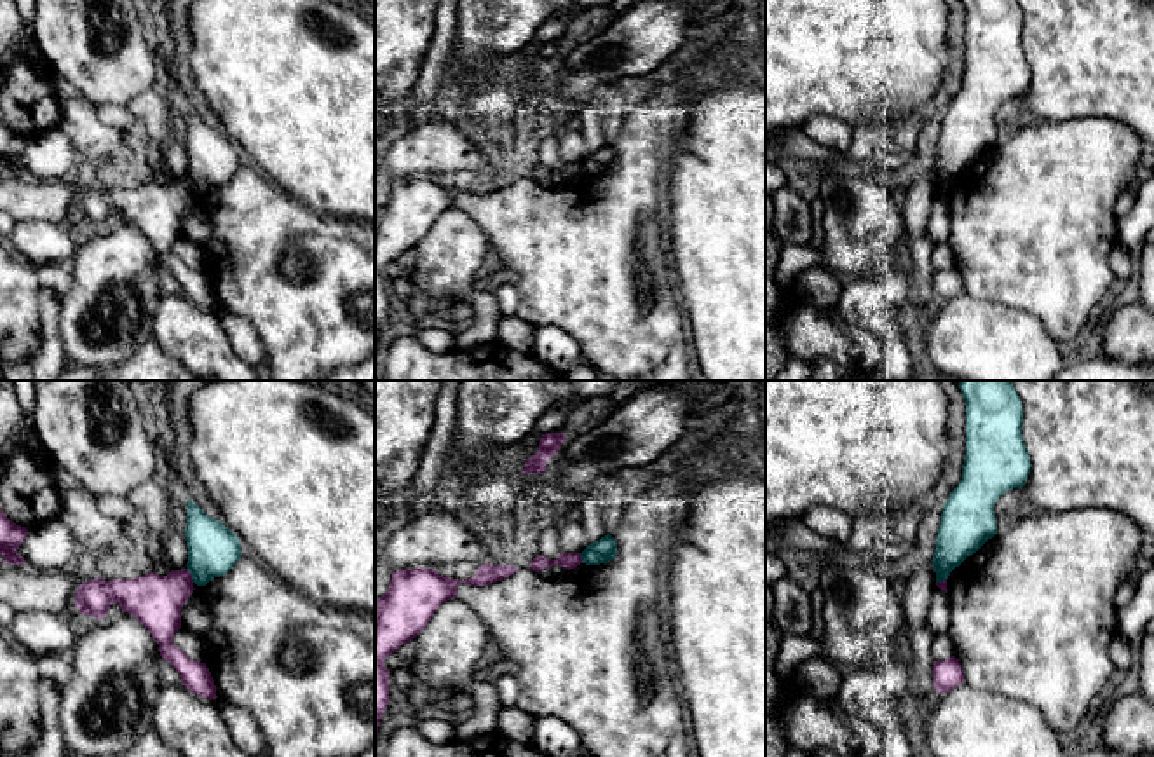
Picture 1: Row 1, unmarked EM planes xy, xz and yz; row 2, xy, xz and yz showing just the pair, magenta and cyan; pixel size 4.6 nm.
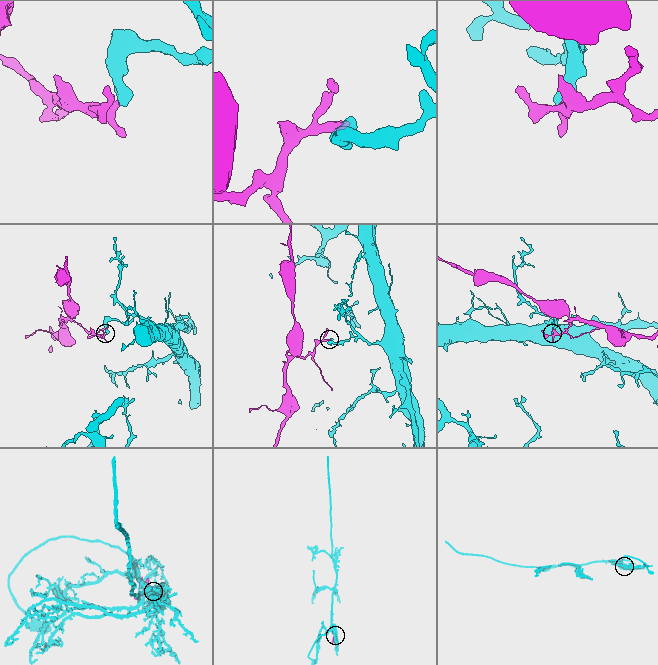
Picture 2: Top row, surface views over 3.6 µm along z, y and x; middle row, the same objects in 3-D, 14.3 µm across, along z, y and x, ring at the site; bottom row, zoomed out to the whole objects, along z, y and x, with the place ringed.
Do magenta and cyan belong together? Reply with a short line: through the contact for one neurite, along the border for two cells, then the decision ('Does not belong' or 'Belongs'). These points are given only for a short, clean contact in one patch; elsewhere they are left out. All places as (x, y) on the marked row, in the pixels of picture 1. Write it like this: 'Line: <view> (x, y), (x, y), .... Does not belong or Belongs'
Line: xy (185, 569), (194, 581). Does not belong

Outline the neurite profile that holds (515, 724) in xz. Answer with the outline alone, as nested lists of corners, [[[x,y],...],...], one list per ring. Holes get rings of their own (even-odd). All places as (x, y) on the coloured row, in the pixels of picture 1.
[[[502,706],[495,731],[507,740],[535,745],[535,717],[518,706]]]

